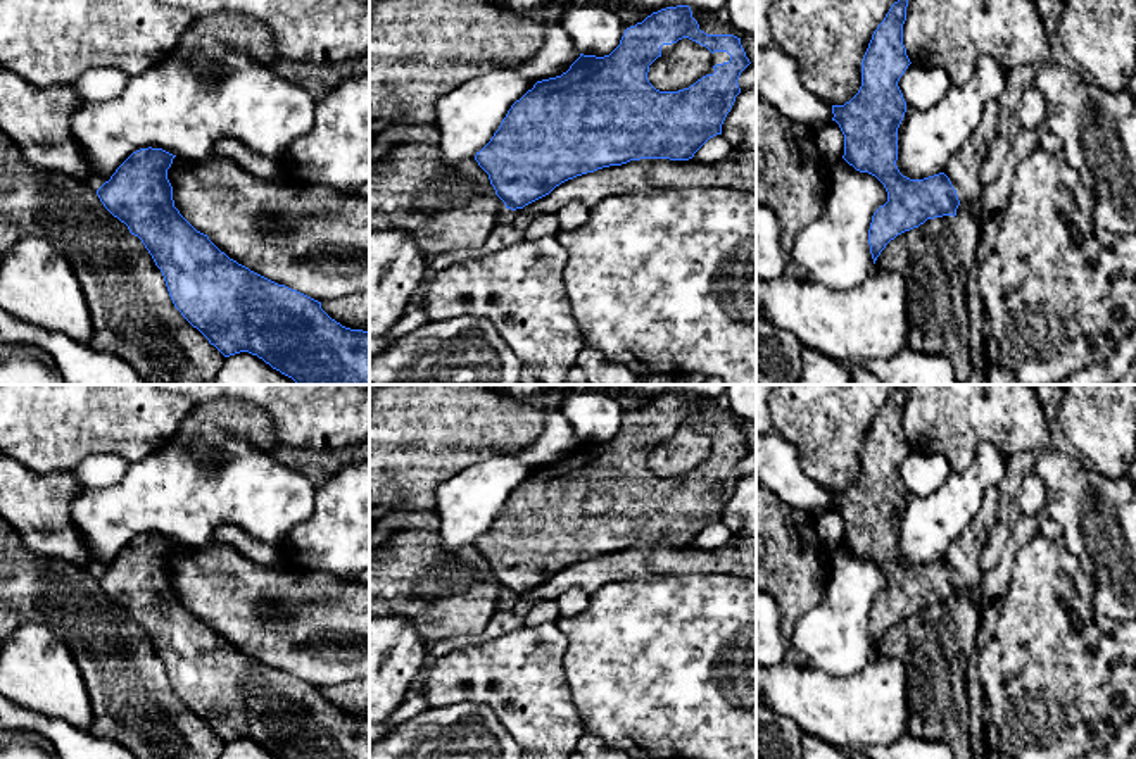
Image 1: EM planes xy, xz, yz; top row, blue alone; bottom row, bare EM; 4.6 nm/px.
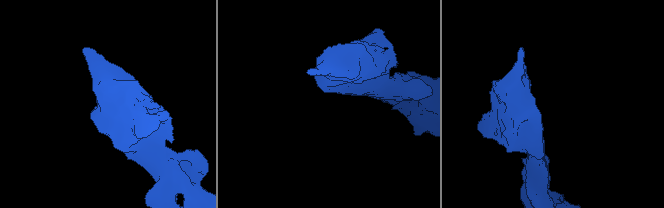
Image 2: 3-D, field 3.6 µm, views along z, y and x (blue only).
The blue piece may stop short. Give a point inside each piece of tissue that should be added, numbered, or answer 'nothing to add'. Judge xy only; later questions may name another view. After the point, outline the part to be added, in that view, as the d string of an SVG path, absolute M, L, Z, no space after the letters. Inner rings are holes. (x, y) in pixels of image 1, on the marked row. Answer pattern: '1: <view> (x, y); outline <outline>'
nothing to add

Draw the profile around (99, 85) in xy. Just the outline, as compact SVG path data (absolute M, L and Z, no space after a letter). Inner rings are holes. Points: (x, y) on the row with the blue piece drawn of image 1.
M97 67L83 72L73 86L86 104L104 104L119 98L131 78L119 69Z

